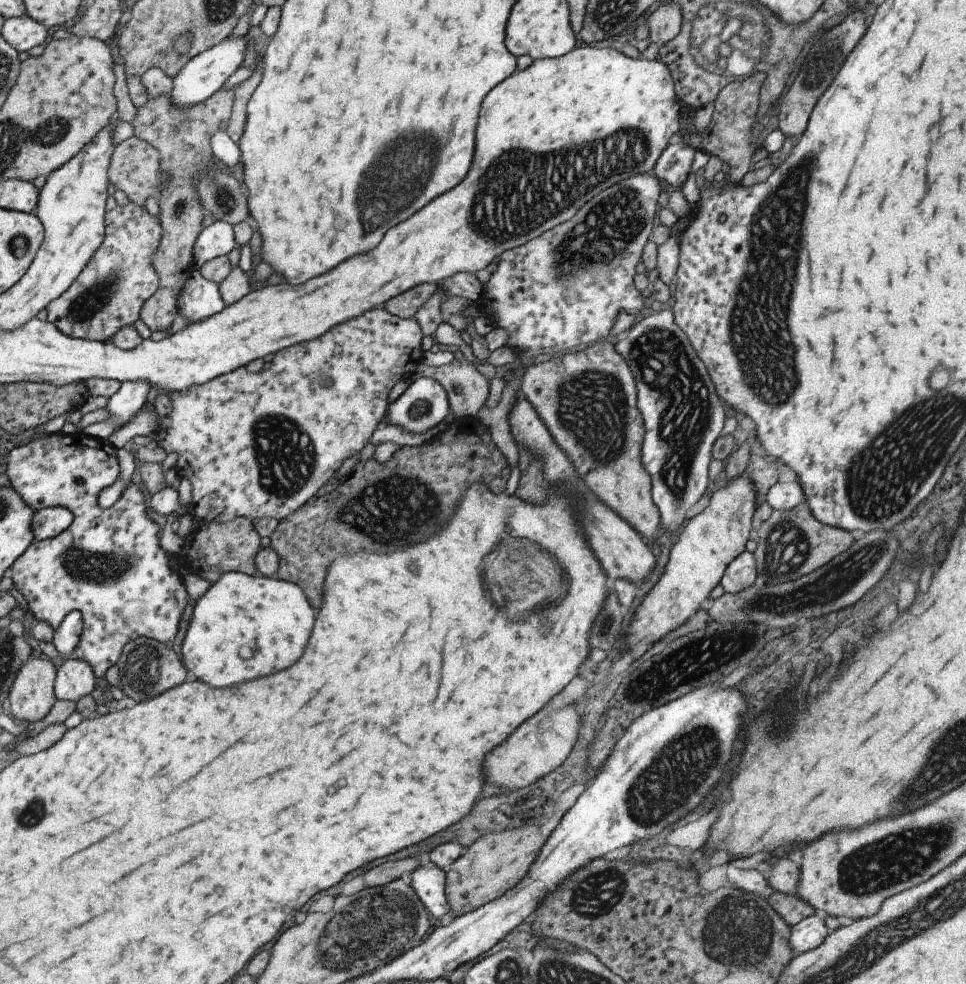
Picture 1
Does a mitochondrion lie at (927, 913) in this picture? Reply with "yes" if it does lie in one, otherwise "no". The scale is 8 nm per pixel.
yes

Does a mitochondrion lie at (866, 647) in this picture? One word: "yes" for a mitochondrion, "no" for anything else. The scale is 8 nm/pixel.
no

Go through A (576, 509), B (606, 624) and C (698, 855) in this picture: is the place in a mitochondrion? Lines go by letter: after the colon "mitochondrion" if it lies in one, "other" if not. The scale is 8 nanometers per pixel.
A: other
B: other
C: other

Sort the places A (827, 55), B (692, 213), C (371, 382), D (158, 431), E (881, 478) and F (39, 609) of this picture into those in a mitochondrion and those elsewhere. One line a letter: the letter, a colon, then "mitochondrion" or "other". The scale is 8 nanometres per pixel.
A: mitochondrion
B: other
C: other
D: other
E: mitochondrion
F: other

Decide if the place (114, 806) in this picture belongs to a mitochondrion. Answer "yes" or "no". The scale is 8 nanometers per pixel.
no

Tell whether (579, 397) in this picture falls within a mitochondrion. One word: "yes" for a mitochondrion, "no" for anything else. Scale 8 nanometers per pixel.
yes

